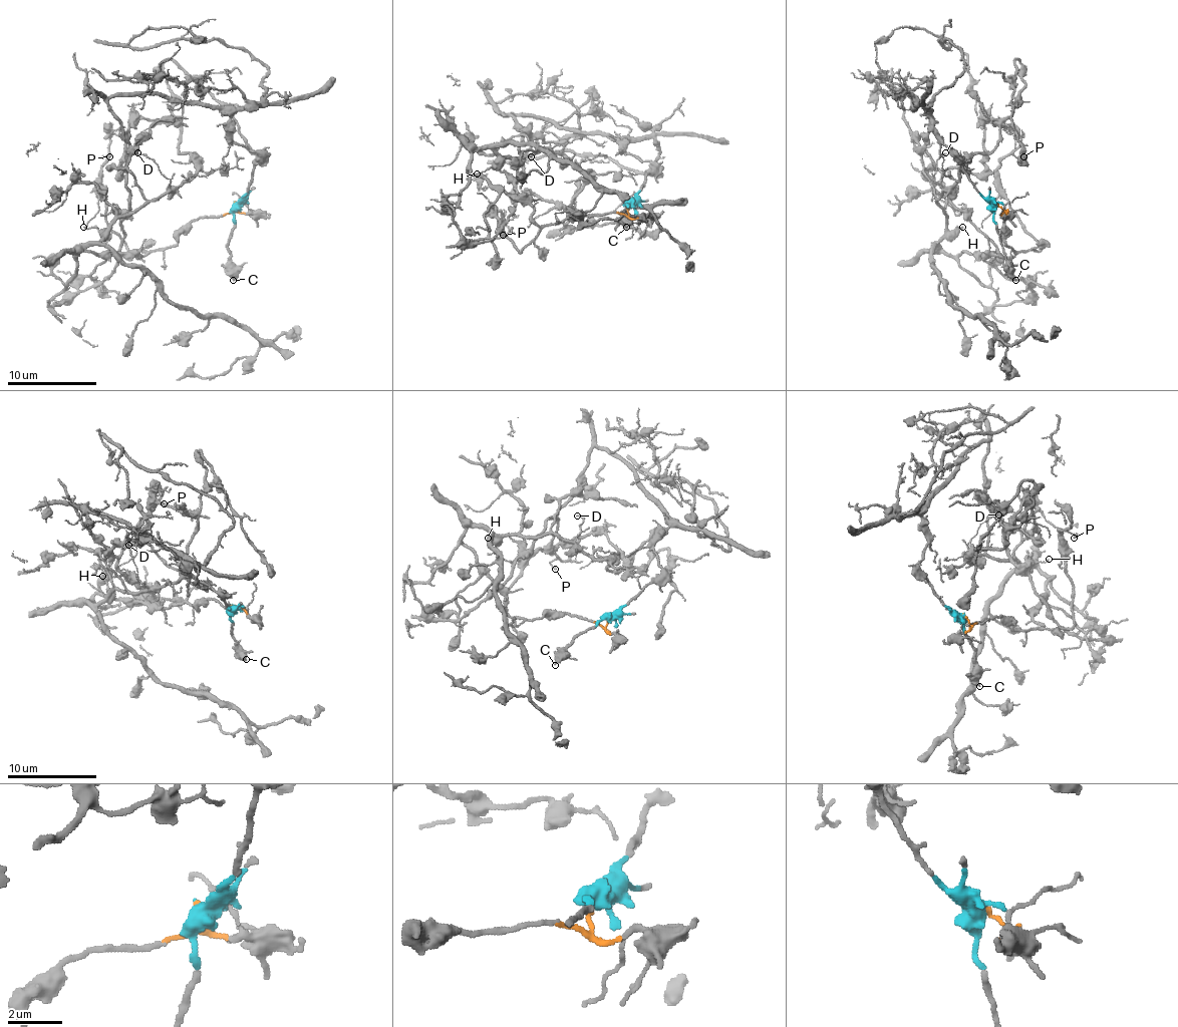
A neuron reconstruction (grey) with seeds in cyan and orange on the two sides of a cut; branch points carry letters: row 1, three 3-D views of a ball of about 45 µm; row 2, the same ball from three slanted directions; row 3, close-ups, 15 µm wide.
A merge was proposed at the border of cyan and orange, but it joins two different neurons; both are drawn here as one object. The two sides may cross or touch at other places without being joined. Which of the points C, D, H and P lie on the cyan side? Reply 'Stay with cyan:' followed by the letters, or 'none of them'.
Stay with cyan: C

